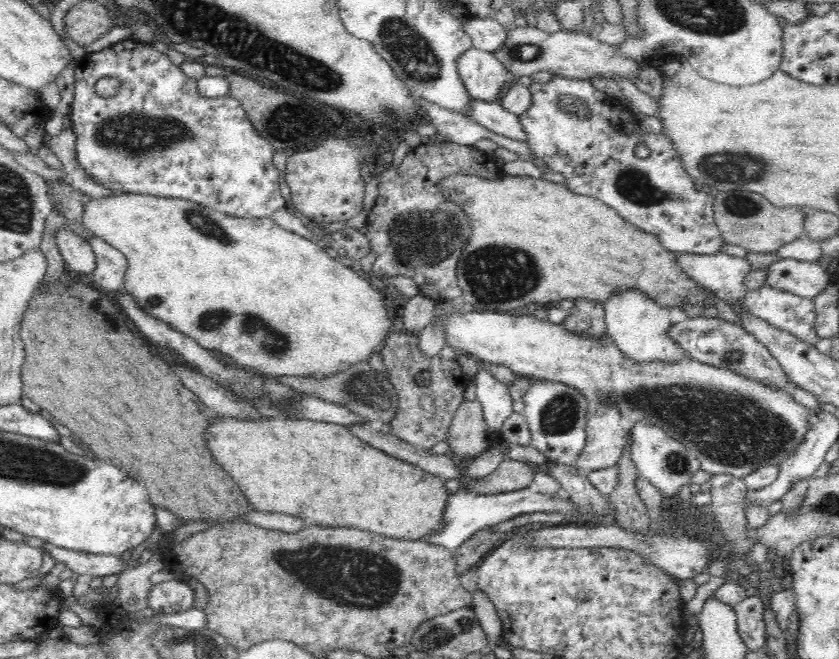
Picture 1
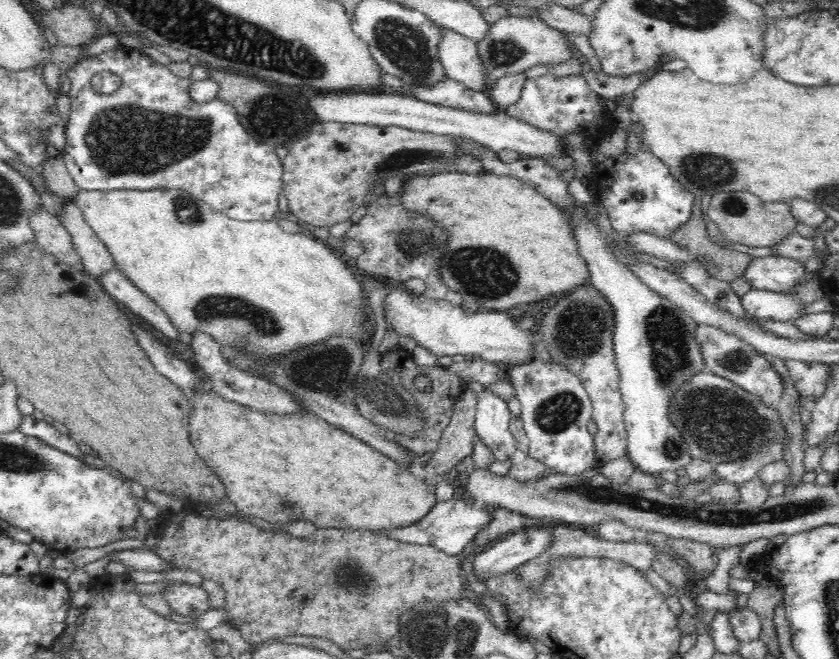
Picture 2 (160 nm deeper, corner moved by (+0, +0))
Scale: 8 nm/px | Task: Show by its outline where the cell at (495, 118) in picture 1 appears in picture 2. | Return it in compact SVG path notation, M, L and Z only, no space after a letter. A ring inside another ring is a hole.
M451 78L438 82L436 86L406 84L406 89L424 102L455 108L455 110L462 112L473 112L473 114L499 114L501 112L500 108L488 96L482 92L469 90Z

